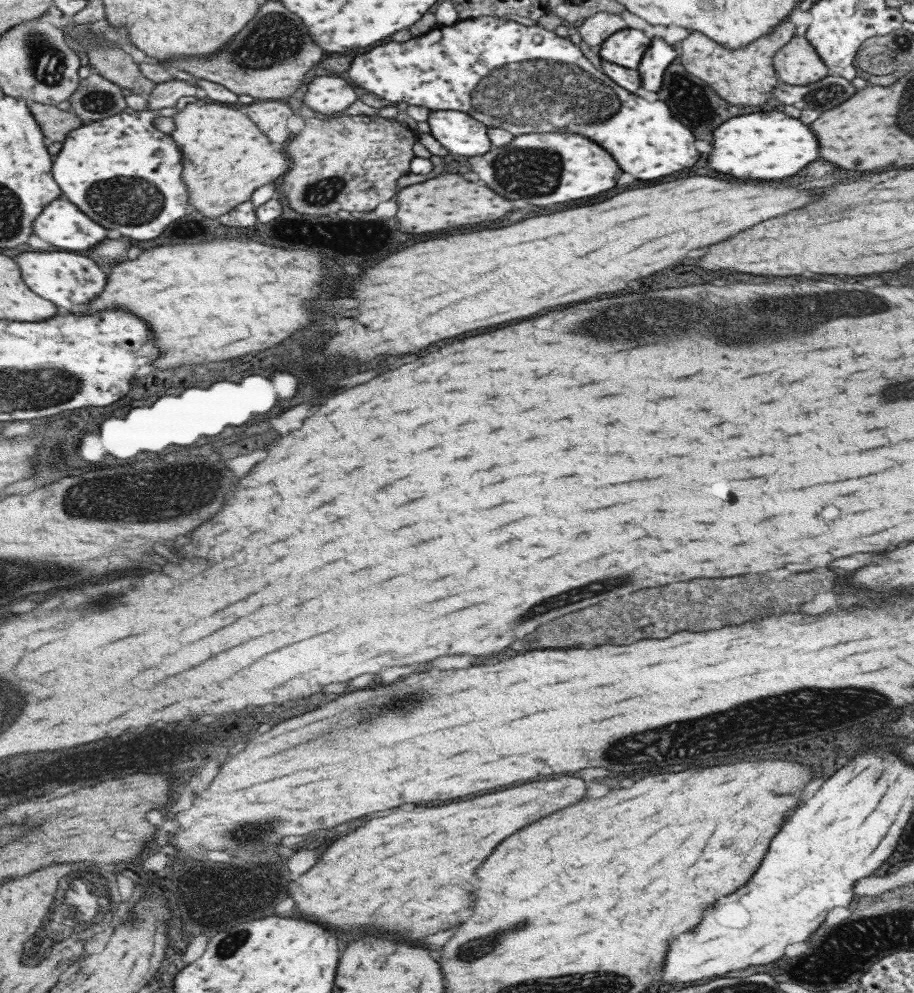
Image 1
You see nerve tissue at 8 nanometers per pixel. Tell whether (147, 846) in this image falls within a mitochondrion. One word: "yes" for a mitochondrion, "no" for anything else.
no

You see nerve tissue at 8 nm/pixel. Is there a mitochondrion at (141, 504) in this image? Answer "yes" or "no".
yes

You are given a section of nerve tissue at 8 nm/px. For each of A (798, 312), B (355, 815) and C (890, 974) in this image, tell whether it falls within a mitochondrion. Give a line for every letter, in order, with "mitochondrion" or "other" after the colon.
A: mitochondrion
B: other
C: other

